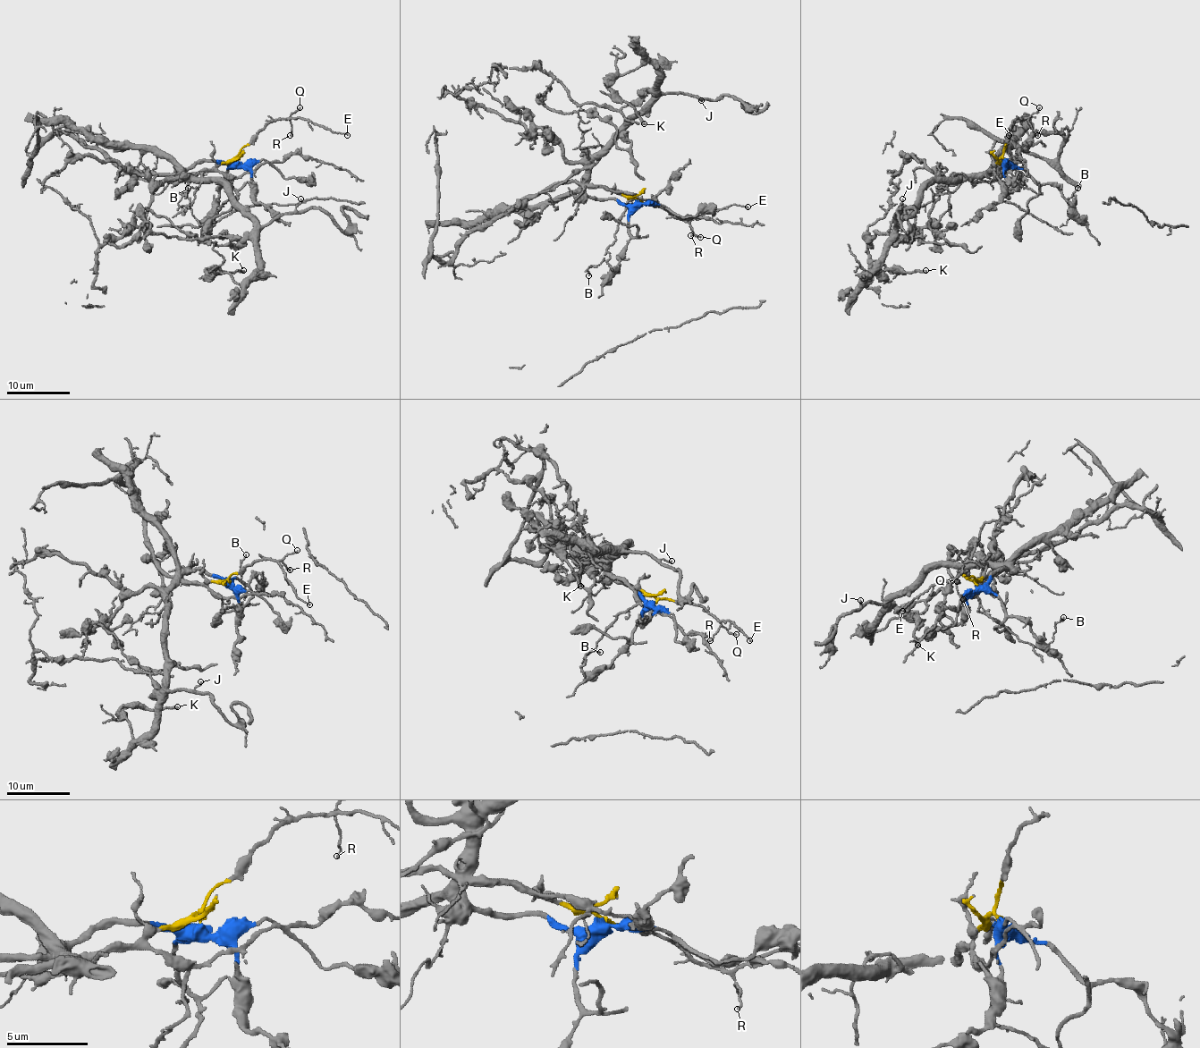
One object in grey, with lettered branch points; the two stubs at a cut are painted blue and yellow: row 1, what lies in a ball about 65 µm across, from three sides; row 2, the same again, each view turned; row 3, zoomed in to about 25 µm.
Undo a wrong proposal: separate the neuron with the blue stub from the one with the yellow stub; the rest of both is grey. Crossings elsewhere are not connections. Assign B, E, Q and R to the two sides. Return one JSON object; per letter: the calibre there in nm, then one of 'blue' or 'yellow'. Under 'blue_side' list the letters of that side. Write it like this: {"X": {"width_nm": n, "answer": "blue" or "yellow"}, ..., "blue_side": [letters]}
{"B": {"width_nm": 90, "answer": "yellow"}, "E": {"width_nm": 120, "answer": "yellow"}, "Q": {"width_nm": 100, "answer": "yellow"}, "R": {"width_nm": 120, "answer": "yellow"}, "blue_side": []}

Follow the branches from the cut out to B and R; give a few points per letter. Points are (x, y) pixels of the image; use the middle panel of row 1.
B: (638, 203), (617, 193), (625, 191), (631, 199), (617, 224), (616, 239), (600, 265), (587, 269), (589, 275)
R: (638, 203), (657, 204), (674, 217), (684, 218), (692, 226), (690, 236)

